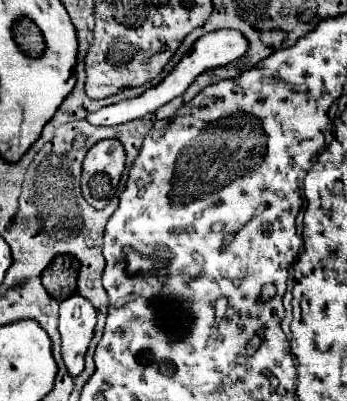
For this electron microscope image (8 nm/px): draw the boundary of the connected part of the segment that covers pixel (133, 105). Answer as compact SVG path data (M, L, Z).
M216 30L216 32L210 32L210 34L204 34L202 38L198 38L192 46L192 50L172 68L172 72L156 86L148 88L142 96L138 98L130 98L130 100L122 100L118 104L112 104L112 106L106 106L90 116L86 116L86 120L94 126L118 126L118 124L124 124L124 122L130 122L130 120L138 120L138 118L144 118L146 114L158 110L160 106L168 104L170 100L174 100L176 96L180 96L192 82L196 76L200 76L202 72L210 70L210 68L218 68L218 66L226 66L238 58L244 56L244 52L248 50L248 42L244 40L242 34L238 34L238 30Z

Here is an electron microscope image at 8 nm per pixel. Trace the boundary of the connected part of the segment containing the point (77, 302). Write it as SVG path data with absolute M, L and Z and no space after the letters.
M74 294L60 302L60 318L58 318L58 332L60 332L60 350L62 360L68 368L68 374L76 378L84 370L84 354L94 334L96 324L96 310L94 306Z

